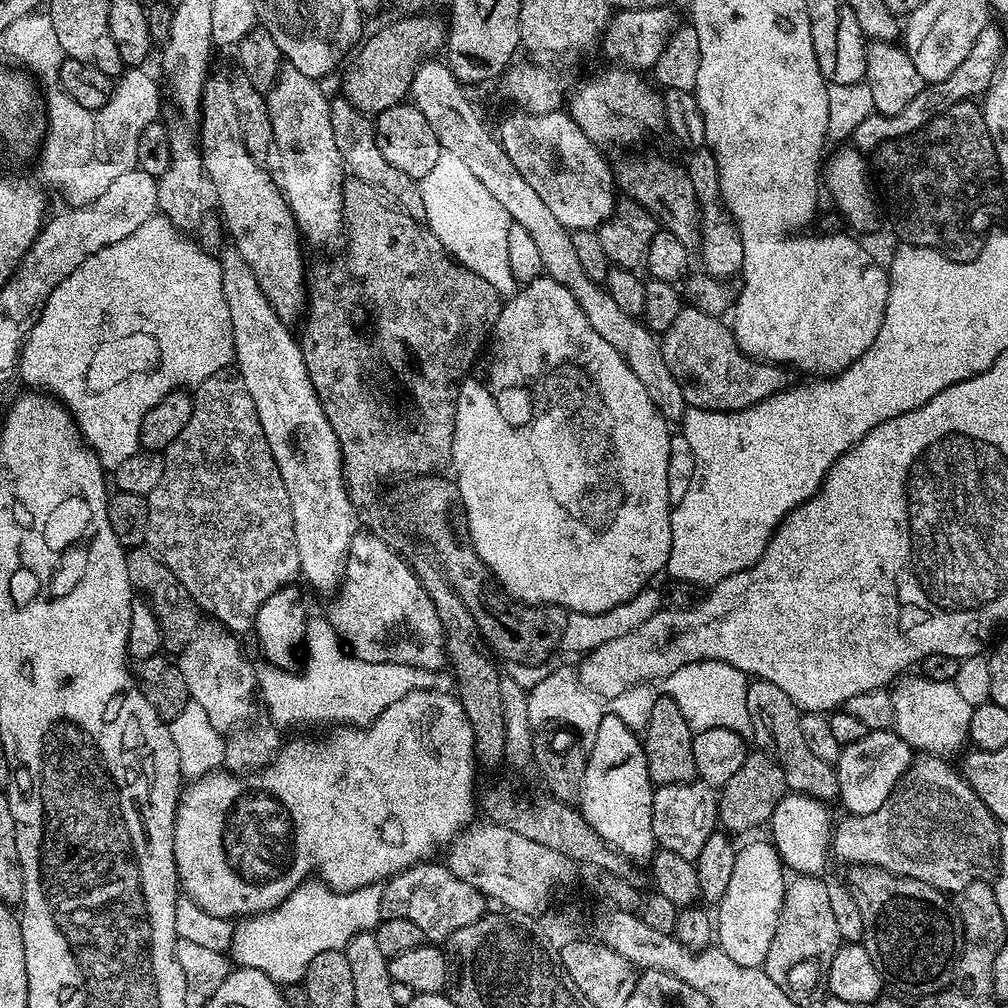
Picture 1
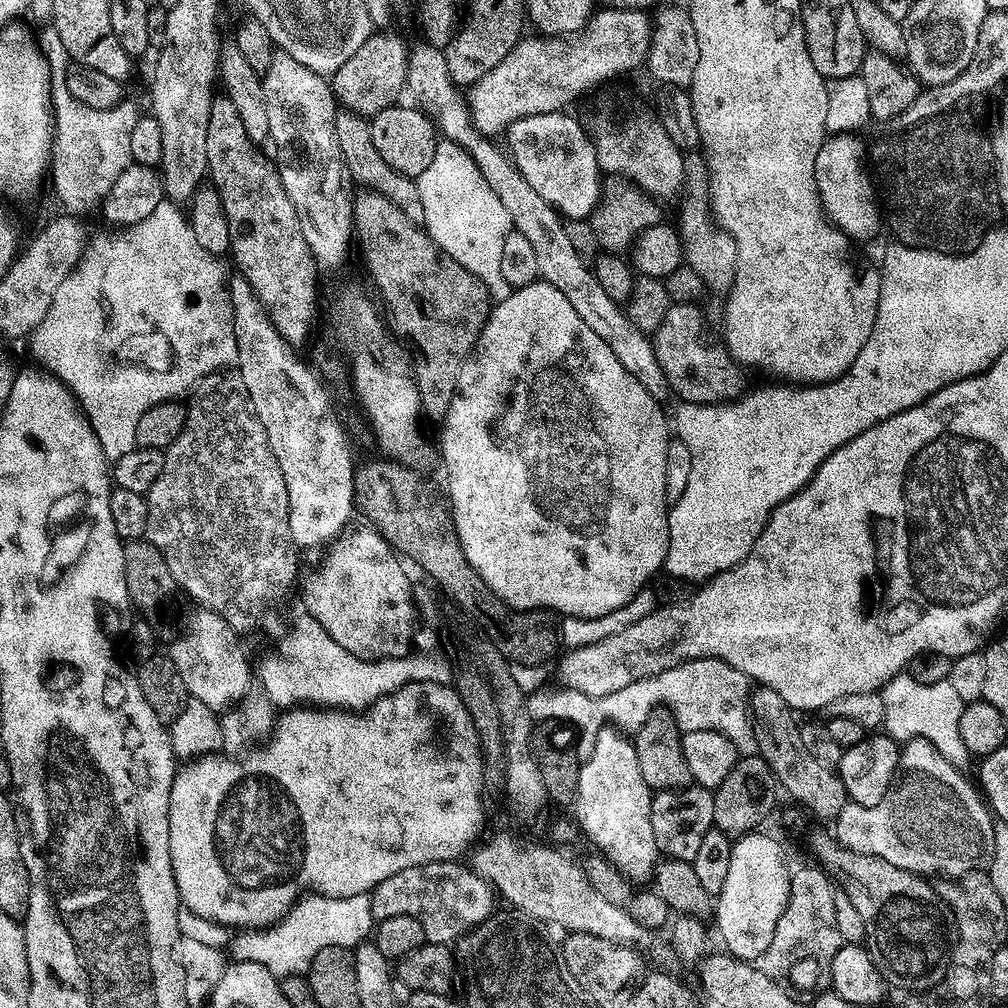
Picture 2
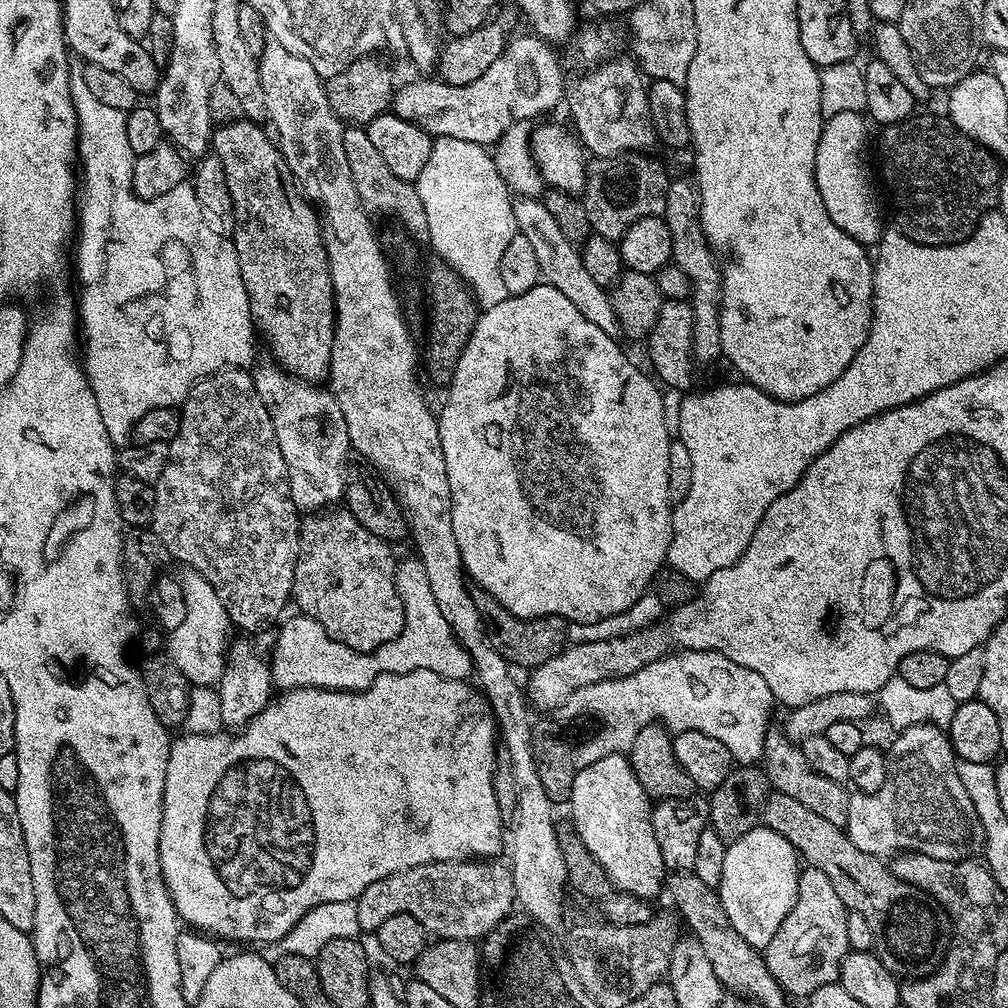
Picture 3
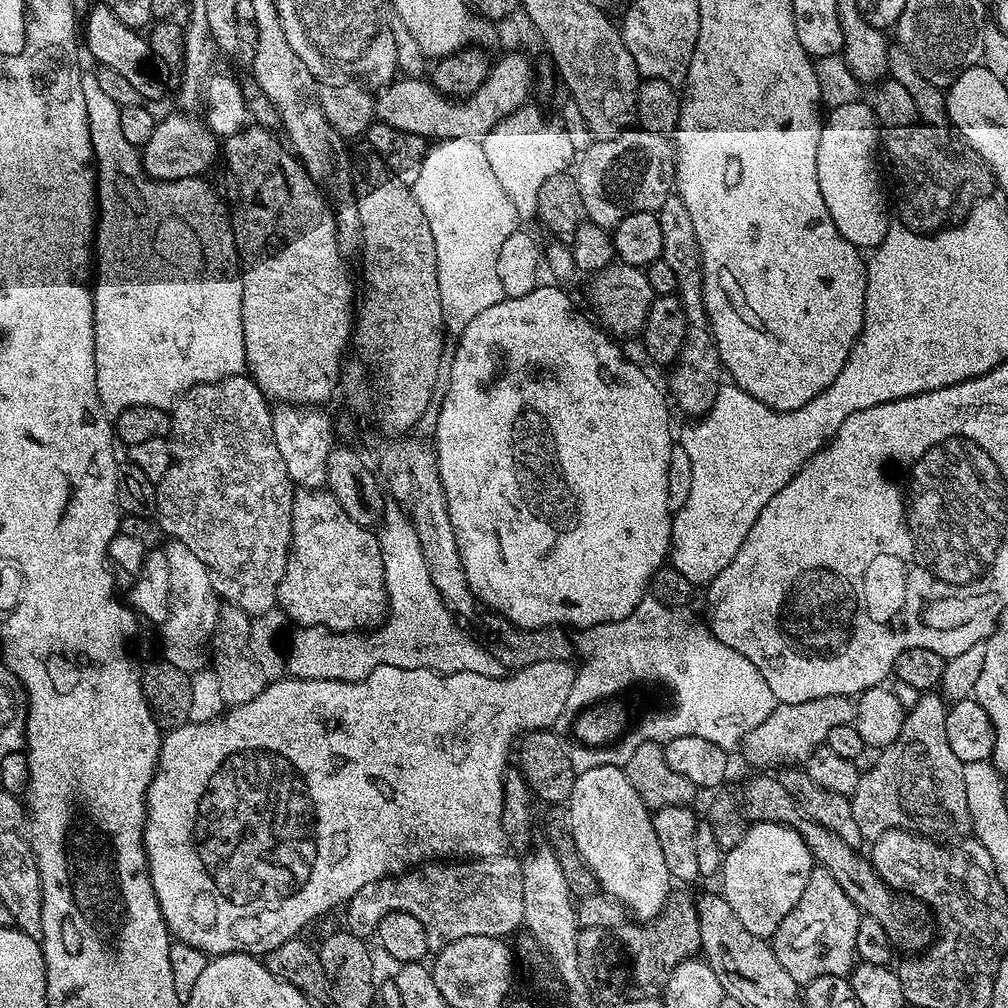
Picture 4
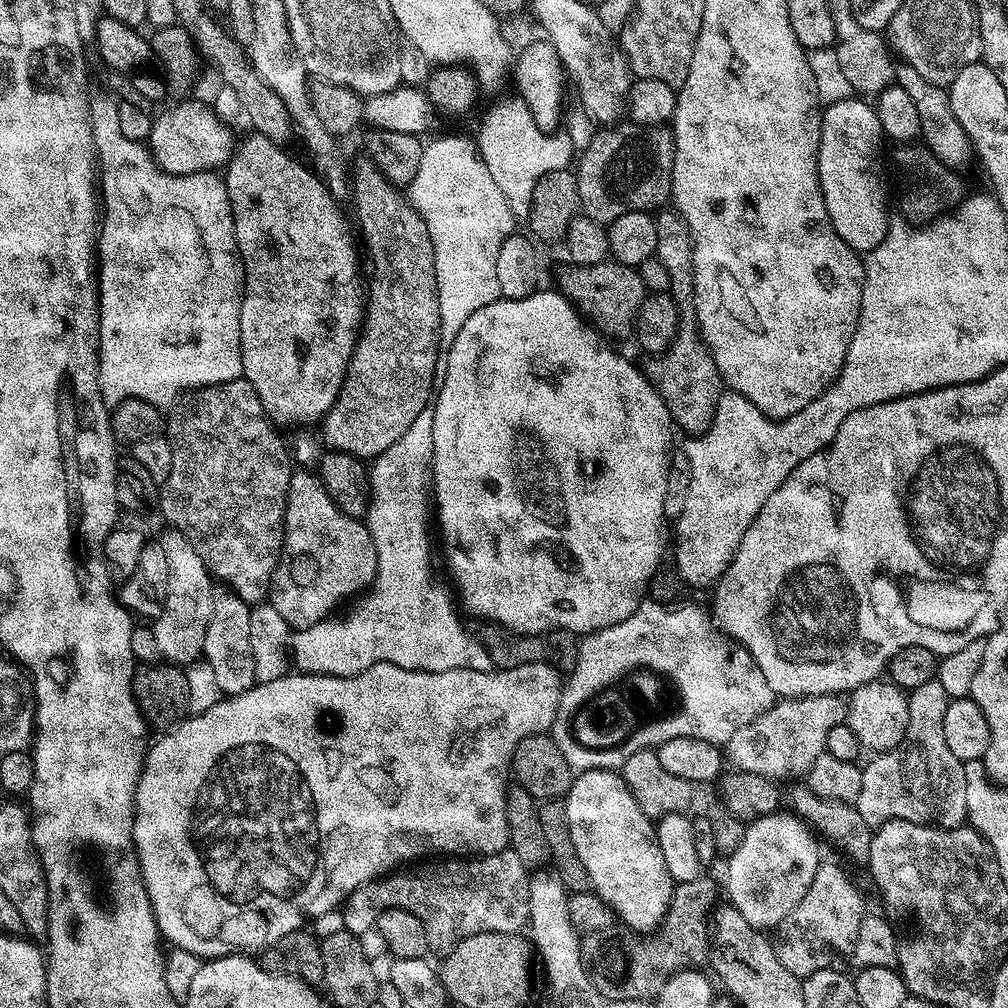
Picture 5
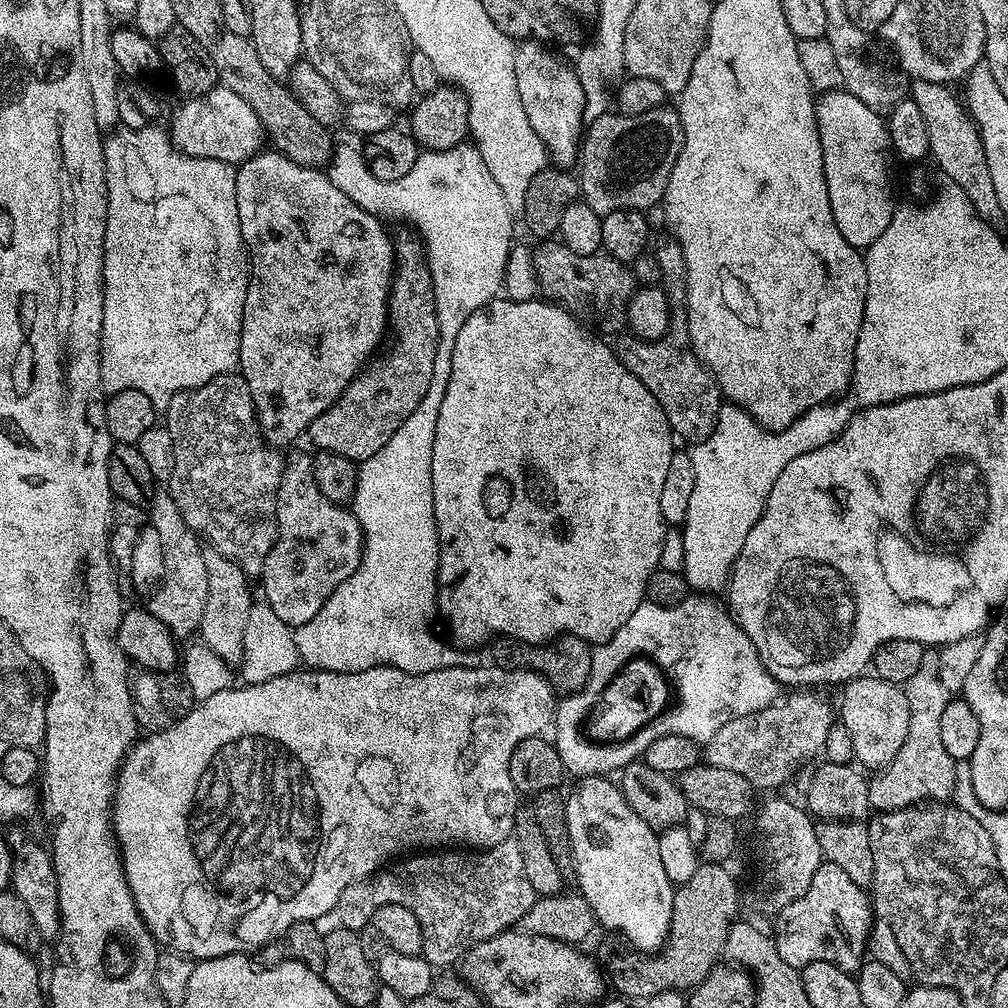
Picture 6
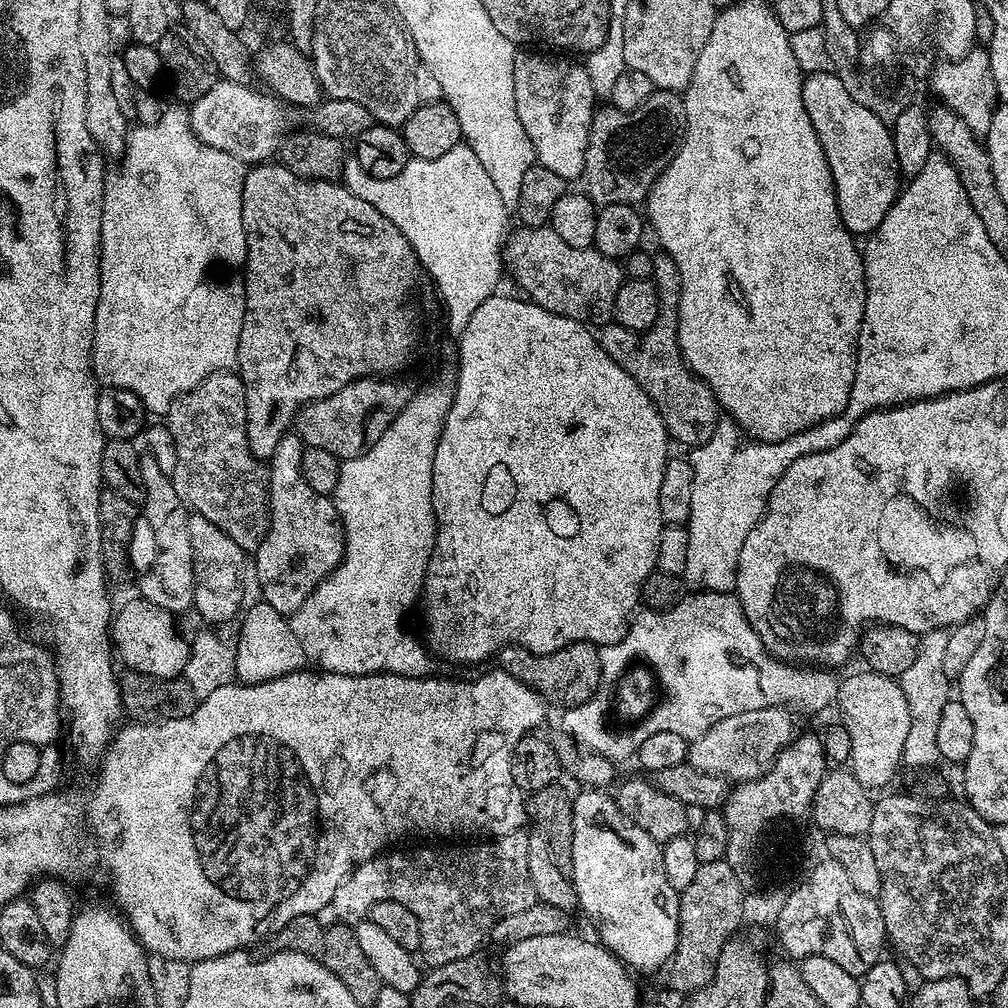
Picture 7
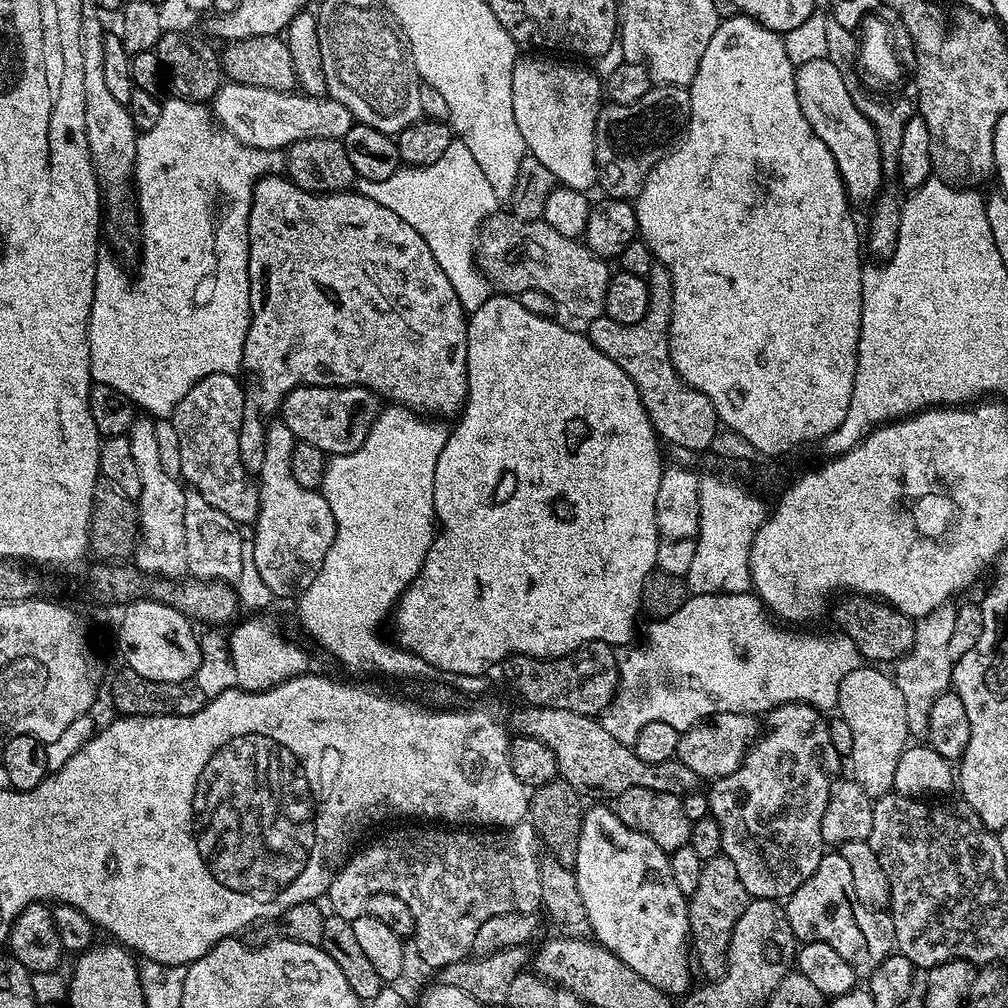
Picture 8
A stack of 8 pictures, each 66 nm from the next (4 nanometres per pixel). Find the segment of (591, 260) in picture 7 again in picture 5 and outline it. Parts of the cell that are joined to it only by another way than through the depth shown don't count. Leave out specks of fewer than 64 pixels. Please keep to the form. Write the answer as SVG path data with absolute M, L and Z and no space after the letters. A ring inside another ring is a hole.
M613 260L602 263L569 265L560 276L559 289L577 311L601 335L620 338L633 333L637 310L646 295L644 283L637 269Z

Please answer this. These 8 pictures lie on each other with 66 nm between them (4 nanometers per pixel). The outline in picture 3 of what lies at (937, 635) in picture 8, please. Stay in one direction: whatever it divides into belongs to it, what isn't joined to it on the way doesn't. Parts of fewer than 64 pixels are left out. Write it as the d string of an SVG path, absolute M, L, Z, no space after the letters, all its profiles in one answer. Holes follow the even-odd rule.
M930 723L912 725L896 736L892 749L886 752L886 775L877 792L857 791L848 798L846 831L858 850L881 858L901 852L921 852L939 860L962 860L984 847L984 827L978 822L978 810L970 802L970 794L962 787L956 765L958 758L943 727Z

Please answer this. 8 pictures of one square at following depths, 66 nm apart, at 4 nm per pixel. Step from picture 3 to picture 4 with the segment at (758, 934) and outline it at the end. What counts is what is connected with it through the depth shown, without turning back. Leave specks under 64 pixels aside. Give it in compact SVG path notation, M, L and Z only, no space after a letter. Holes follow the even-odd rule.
M755 821L738 846L725 853L720 874L722 895L730 902L738 920L755 936L770 938L782 918L798 904L816 867L805 840L792 828L780 823Z

